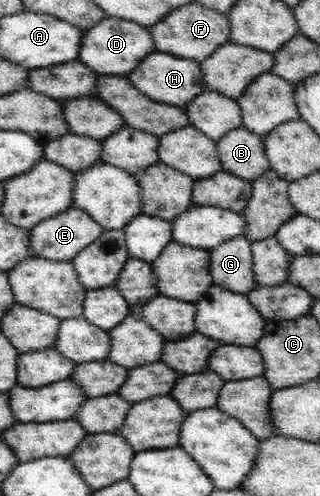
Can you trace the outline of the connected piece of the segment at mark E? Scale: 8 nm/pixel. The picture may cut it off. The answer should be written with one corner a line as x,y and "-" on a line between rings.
70,206
62,213
39,221
29,229
29,249
38,257
58,261
71,260
81,249
84,249
85,245
96,241
103,231
103,227
88,213

